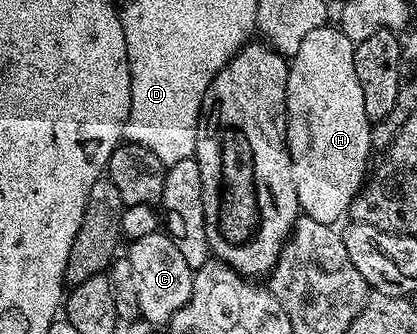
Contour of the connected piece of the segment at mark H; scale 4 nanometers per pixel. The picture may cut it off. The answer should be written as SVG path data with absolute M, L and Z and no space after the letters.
M326 26L319 30L311 30L307 38L303 38L303 46L291 58L289 65L289 77L287 78L287 102L285 103L285 137L289 143L289 153L291 154L291 166L293 167L293 177L295 178L295 194L297 195L297 207L304 215L315 218L315 222L336 225L340 216L344 217L349 211L351 202L357 197L357 191L367 179L367 169L370 167L369 152L373 148L369 129L371 122L367 118L367 110L363 110L363 86L359 82L359 74L355 74L355 58L353 57L353 43L341 32L340 27Z

